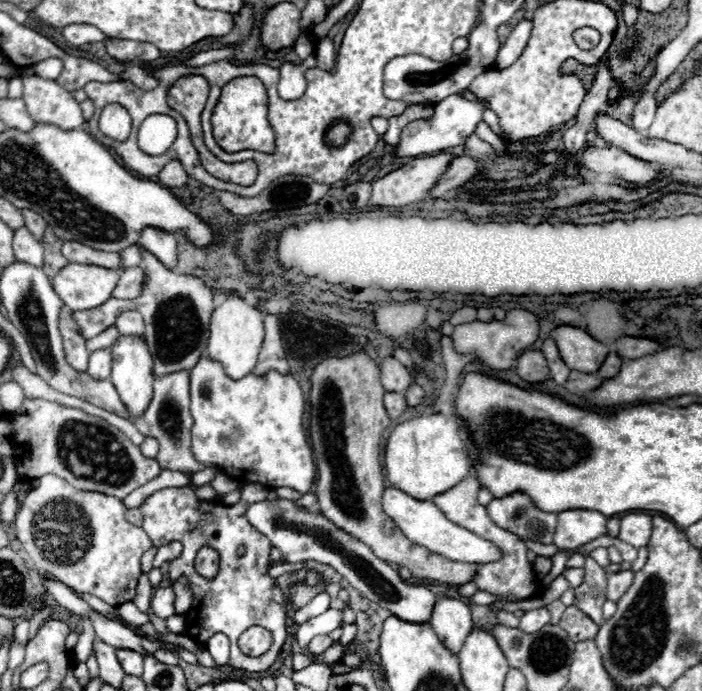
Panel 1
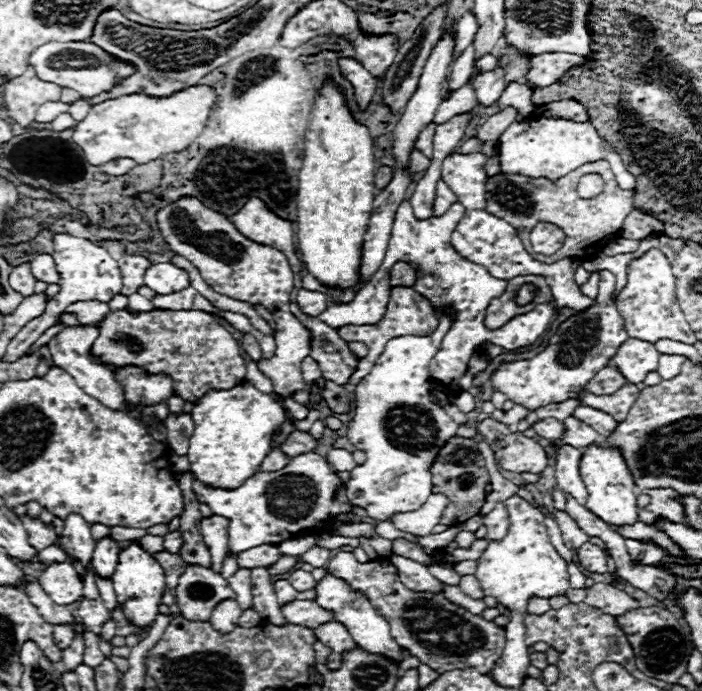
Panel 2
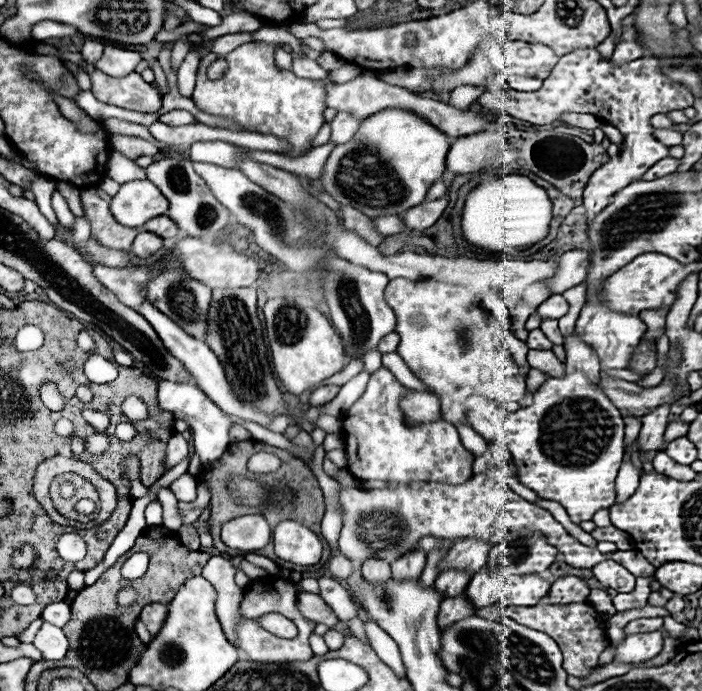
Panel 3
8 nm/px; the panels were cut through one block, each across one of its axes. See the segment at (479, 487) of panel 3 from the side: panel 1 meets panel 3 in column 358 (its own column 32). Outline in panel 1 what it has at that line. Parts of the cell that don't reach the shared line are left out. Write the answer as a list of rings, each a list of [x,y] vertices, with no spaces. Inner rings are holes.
[[[46,474],[40,478],[40,484],[28,492],[24,504],[18,508],[14,520],[14,532],[22,548],[26,550],[26,554],[40,572],[48,572],[50,576],[64,582],[72,590],[92,594],[104,600],[106,604],[118,608],[120,604],[134,600],[136,584],[142,574],[140,558],[152,546],[152,540],[146,536],[146,532],[130,524],[124,514],[126,506],[122,504],[122,500],[100,492],[76,490],[66,480],[54,474]]]

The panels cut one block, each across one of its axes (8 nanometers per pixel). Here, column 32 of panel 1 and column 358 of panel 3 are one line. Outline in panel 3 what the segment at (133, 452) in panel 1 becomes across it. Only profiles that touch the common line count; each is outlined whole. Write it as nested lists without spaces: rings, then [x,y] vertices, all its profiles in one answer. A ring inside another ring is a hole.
[[[380,368],[370,376],[366,392],[344,412],[344,450],[348,472],[360,480],[386,482],[446,482],[462,484],[472,476],[474,456],[462,446],[456,426],[438,420],[434,424],[406,426],[398,406],[406,388]]]

